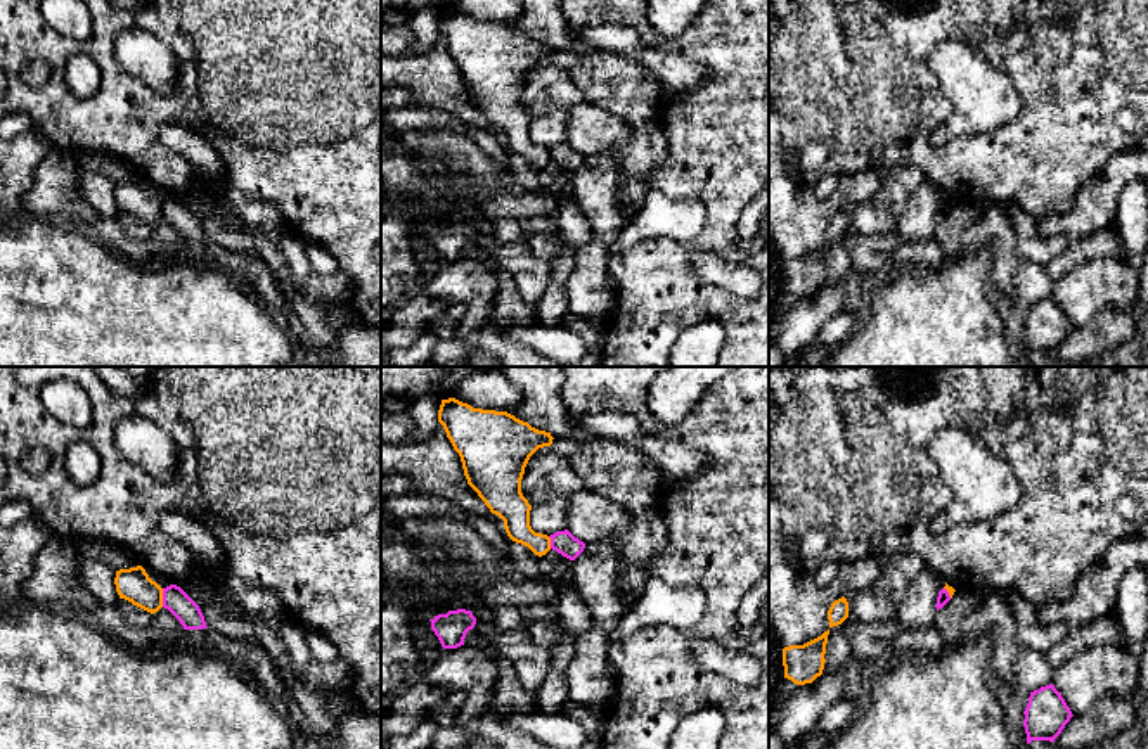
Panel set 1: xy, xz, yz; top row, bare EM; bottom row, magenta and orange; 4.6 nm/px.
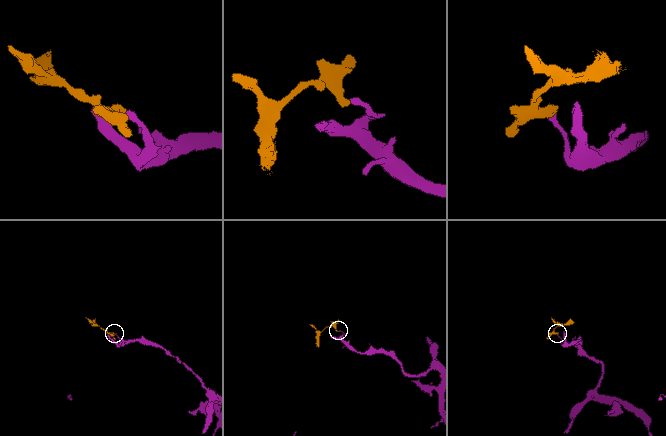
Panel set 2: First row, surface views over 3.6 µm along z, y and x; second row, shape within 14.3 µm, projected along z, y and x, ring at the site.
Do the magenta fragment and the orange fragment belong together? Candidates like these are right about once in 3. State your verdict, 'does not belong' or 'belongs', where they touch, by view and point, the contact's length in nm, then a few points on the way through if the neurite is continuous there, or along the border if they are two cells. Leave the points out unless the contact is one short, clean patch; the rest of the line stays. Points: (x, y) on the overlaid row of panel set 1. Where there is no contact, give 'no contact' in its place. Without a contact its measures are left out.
does not belong | xy (163, 597) | 90 nm | along xy (161, 588), (163, 606)

